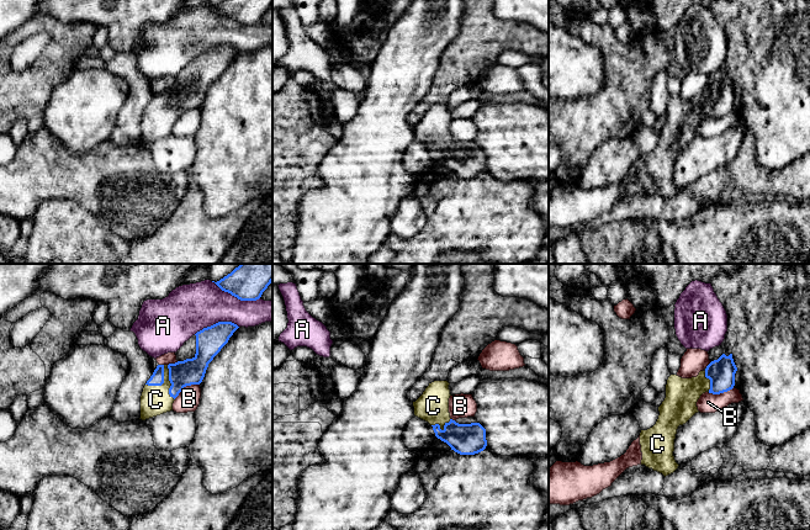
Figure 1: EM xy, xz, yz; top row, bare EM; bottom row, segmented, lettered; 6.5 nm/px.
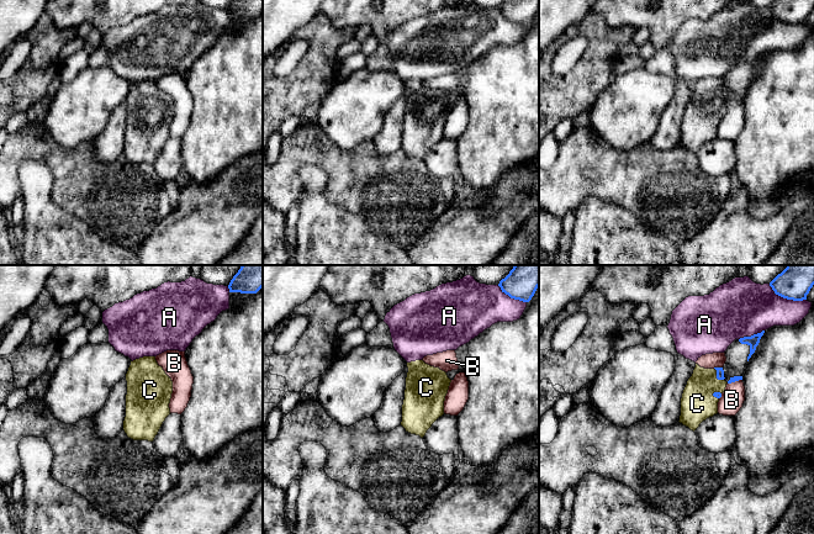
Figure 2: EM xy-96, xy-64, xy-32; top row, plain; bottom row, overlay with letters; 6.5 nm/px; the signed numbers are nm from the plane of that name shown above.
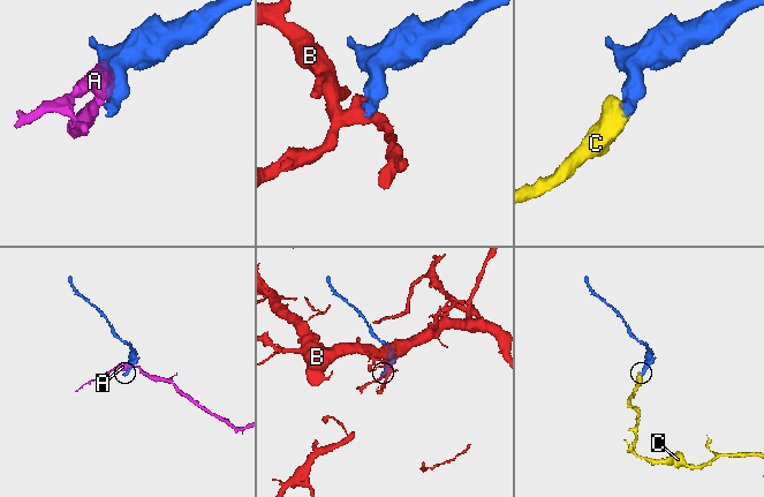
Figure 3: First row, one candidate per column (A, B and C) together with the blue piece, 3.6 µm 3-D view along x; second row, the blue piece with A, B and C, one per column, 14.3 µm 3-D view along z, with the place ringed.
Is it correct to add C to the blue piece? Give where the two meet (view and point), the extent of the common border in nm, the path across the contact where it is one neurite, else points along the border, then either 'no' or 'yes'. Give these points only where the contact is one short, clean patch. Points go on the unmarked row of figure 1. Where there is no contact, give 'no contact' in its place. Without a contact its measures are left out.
contact xy (163, 106); length 180 nm; way xy (157, 102), (163, 106), (155, 123); yes

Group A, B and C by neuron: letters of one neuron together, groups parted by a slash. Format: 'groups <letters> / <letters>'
groups A / B / C

